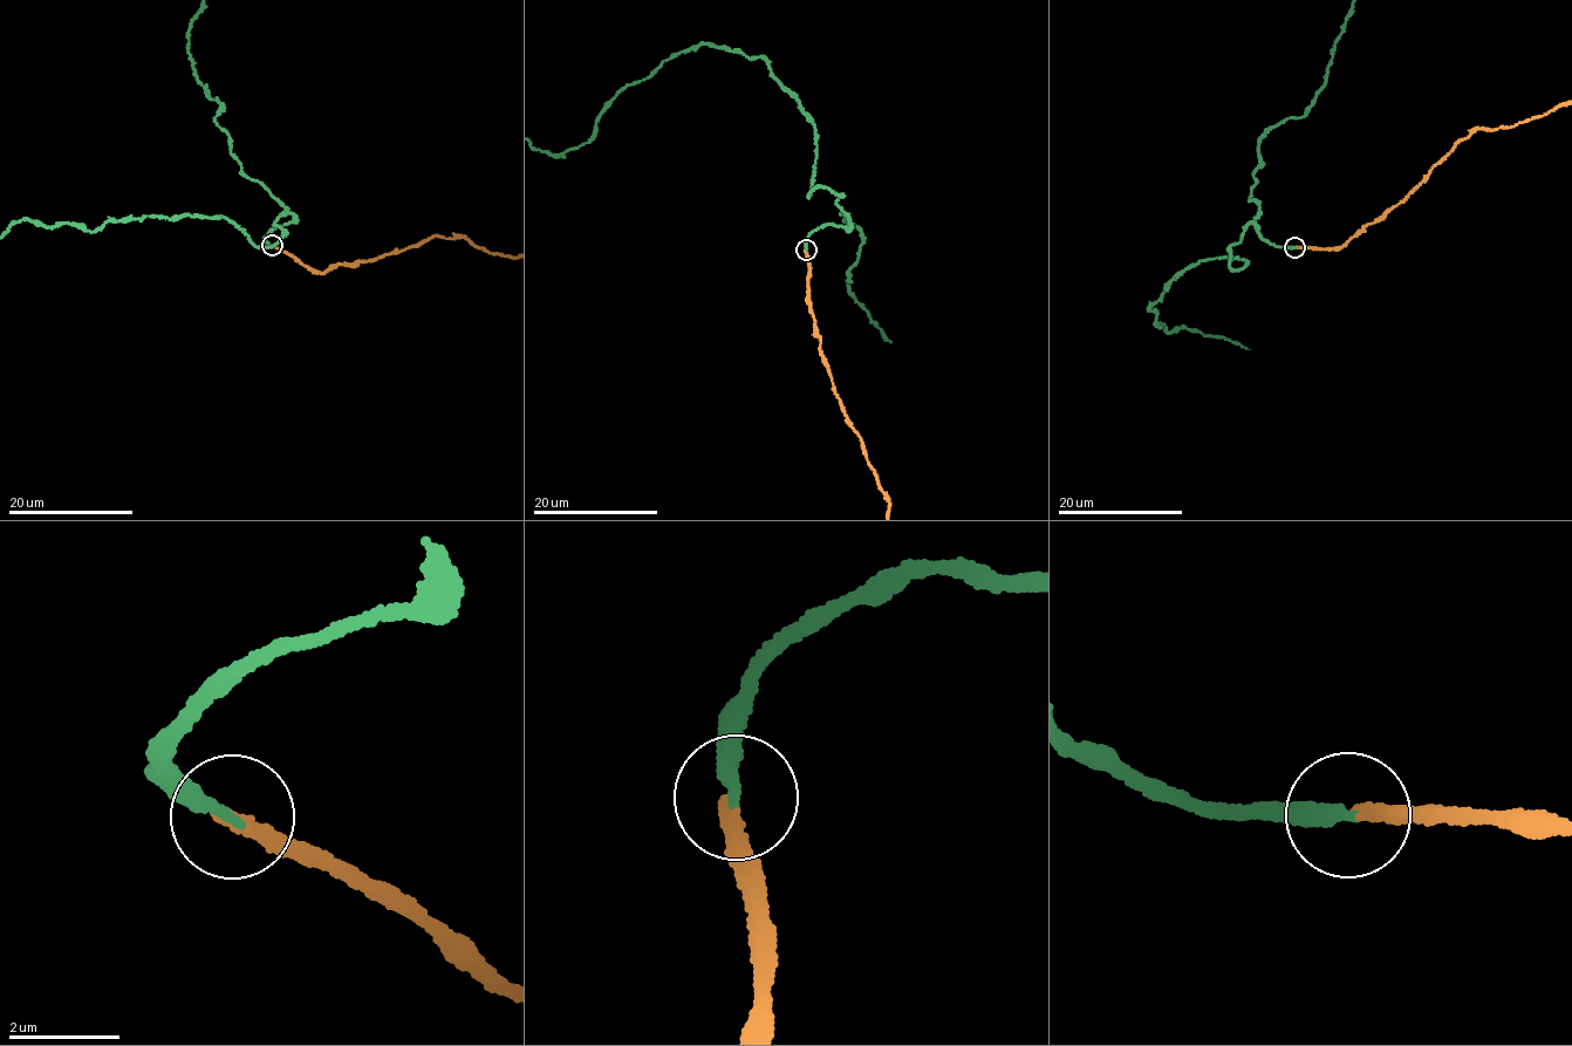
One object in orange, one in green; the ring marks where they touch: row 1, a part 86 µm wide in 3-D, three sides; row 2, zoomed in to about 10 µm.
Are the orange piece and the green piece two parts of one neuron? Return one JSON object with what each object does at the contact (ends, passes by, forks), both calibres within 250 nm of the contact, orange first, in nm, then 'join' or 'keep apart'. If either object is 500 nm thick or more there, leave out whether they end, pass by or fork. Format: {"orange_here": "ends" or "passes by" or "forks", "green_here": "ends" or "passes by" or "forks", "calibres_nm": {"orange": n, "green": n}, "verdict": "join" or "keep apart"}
{"orange_here": "ends", "green_here": "ends", "calibres_nm": {"orange": 280, "green": 260}, "verdict": "join"}

